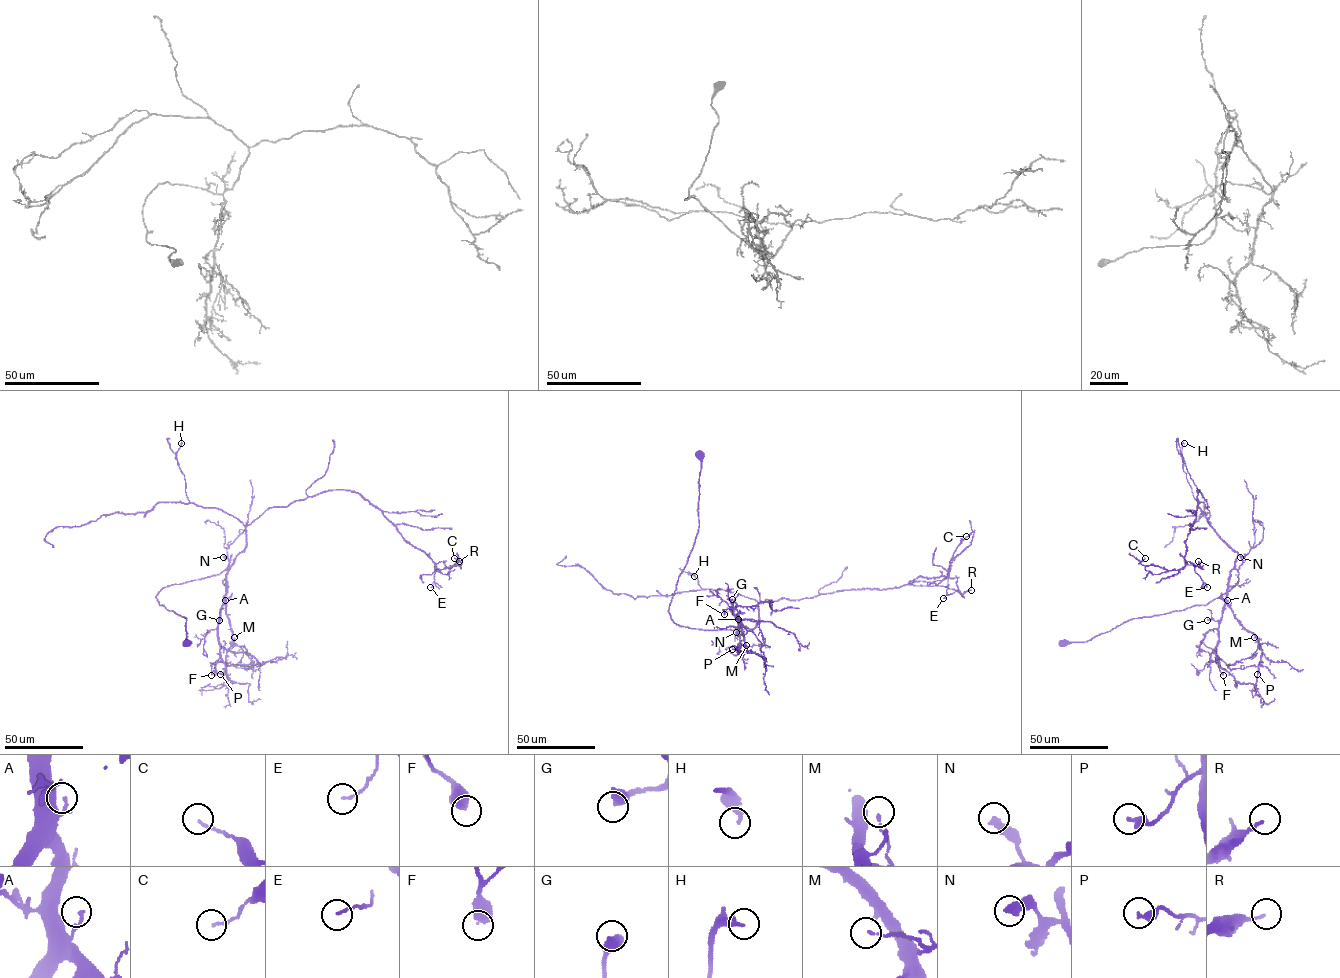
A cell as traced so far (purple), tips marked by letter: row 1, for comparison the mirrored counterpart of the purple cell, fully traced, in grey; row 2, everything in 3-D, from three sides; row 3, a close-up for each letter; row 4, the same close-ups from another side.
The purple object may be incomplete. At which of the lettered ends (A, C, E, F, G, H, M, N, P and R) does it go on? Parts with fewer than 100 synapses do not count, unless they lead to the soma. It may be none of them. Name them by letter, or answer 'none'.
none

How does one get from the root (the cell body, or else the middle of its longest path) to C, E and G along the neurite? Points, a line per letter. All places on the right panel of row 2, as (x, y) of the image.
C: (1064, 642), (1208, 604), (1238, 581), (1237, 552), (1198, 490), (1185, 565), (1145, 558)
E: (1064, 642), (1208, 604), (1237, 584), (1237, 552), (1210, 525), (1198, 490), (1184, 559), (1207, 587)
G: (1064, 642), (1087, 641), (1133, 619), (1208, 604), (1237, 584), (1236, 569), (1230, 574), (1222, 618), (1207, 620)

